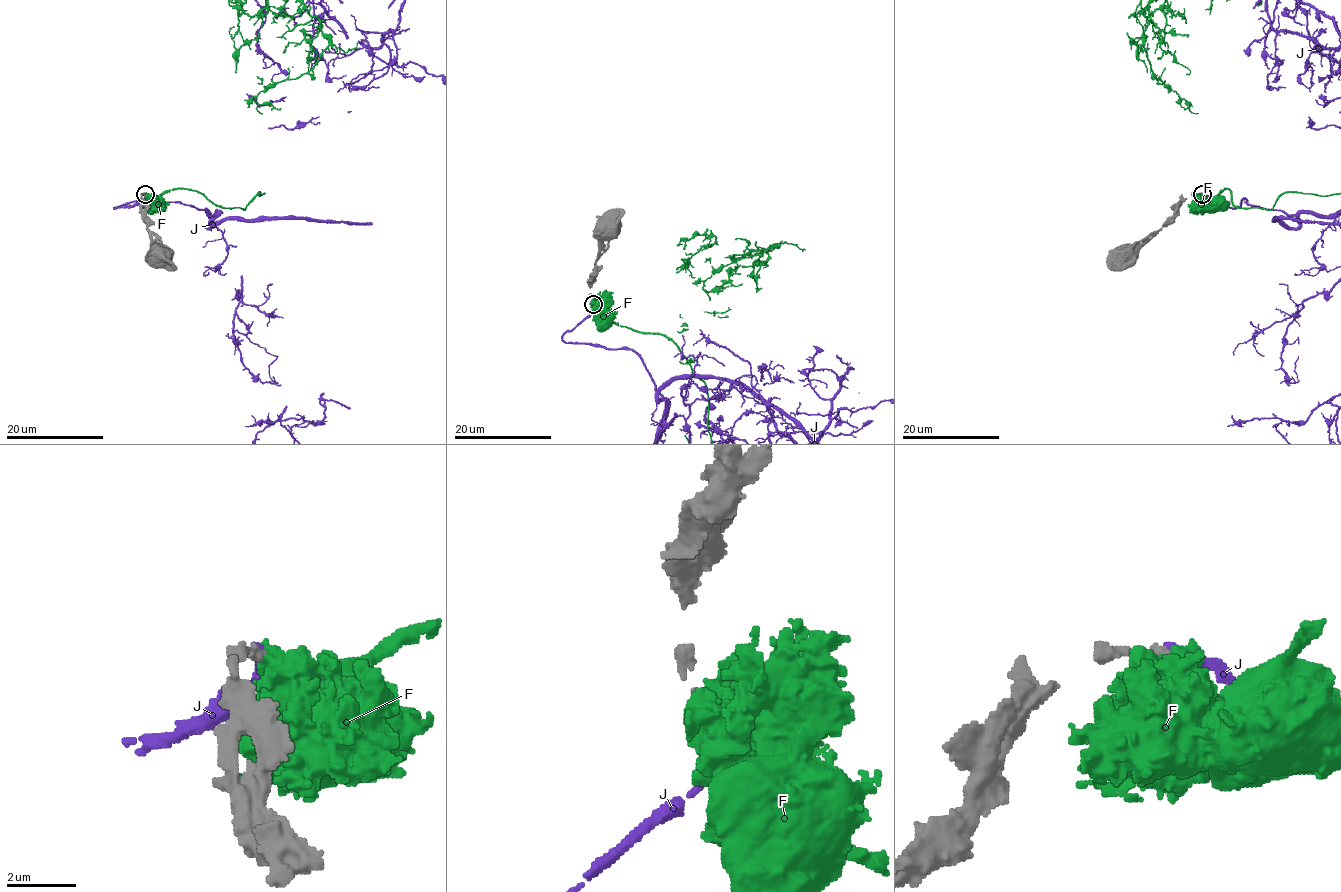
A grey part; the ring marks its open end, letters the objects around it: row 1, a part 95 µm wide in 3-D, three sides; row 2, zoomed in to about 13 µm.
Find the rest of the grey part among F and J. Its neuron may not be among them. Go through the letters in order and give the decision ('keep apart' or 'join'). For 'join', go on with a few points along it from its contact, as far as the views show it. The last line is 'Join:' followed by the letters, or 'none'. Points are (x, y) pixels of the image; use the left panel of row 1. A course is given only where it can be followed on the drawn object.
F: keep apart
J: join
Join: J

